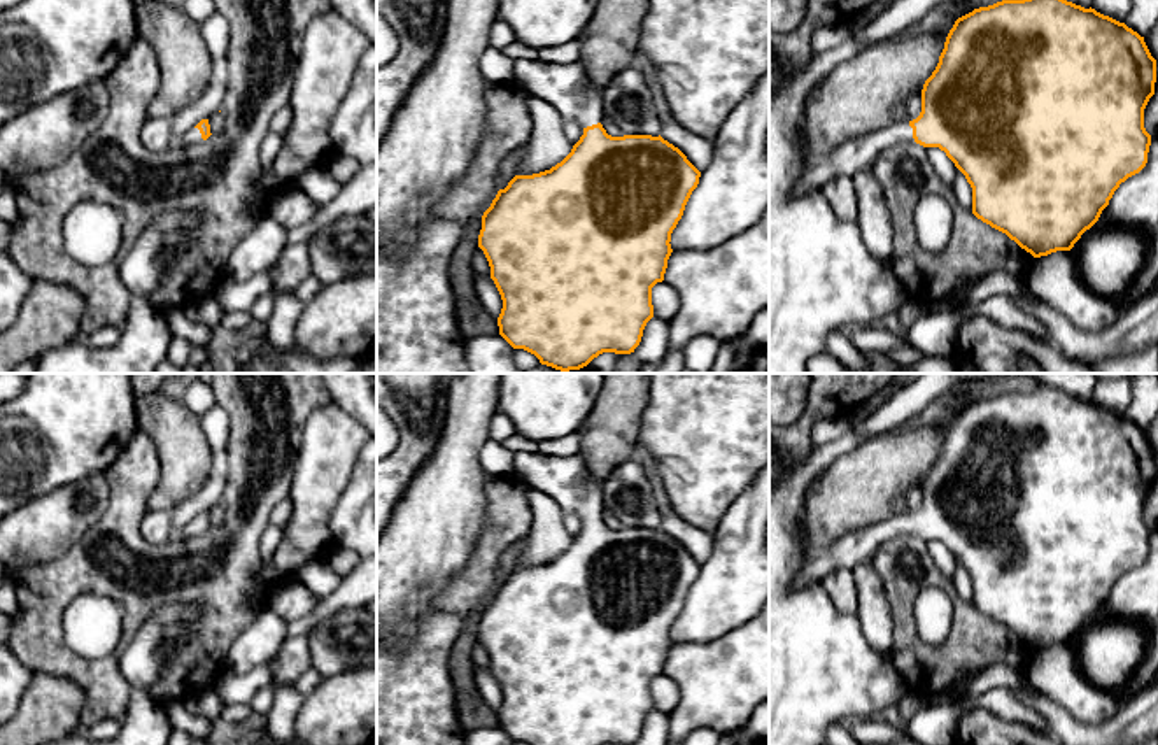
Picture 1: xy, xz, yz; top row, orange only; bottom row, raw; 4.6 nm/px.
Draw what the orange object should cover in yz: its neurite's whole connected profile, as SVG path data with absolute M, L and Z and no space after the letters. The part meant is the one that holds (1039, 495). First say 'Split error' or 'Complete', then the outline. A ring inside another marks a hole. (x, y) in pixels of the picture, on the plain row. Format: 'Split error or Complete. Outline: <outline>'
Split error. Outline: M1039 384L1037 387L1023 393L1002 393L988 400L979 400L958 410L950 422L939 456L923 477L920 508L906 519L885 521L853 529L843 535L829 549L811 554L792 580L792 589L801 589L813 582L823 582L825 577L839 568L853 570L858 564L869 564L872 563L876 550L886 540L897 535L916 535L923 540L939 540L944 543L955 559L965 568L972 580L972 607L978 612L1006 626L1034 650L1048 649L1056 643L1070 643L1081 628L1098 614L1102 603L1109 598L1109 592L1119 577L1146 559L1151 528L1144 521L1144 501L1154 487L1154 475L1156 452L1151 449L1144 429L1128 421L1125 415L1104 408L1091 400L1084 401L1048 384Z

